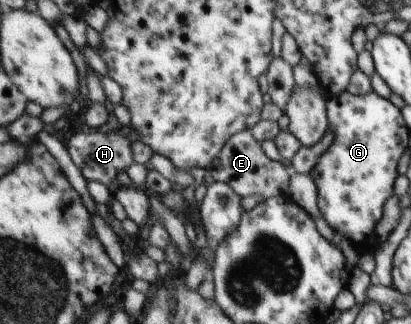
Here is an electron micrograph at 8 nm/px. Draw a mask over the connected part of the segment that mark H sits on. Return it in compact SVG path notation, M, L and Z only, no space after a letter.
M84 127L68 136L65 146L74 164L81 170L87 181L95 180L107 186L113 186L117 174L121 170L127 170L131 164L135 163L133 152L131 152L131 142L128 137L119 132L103 134Z

